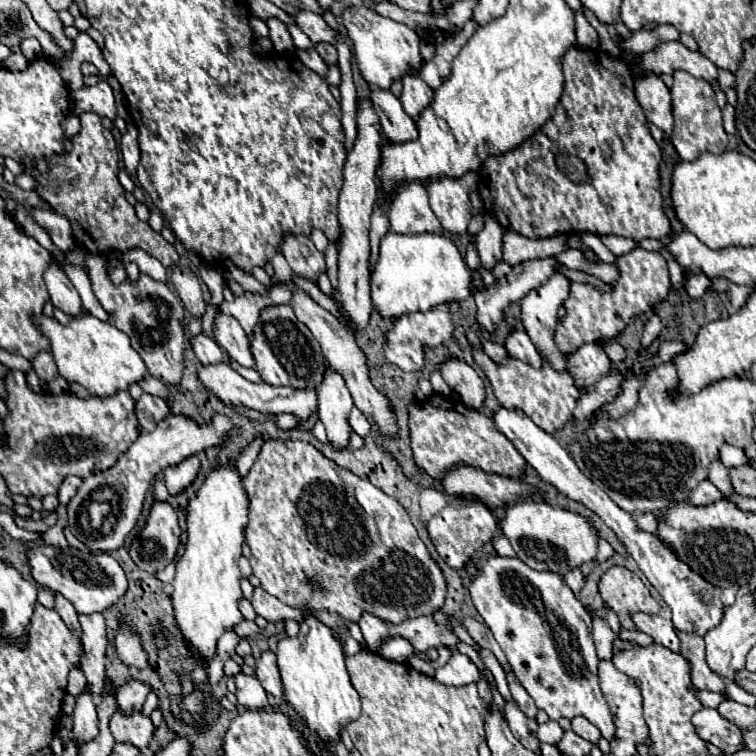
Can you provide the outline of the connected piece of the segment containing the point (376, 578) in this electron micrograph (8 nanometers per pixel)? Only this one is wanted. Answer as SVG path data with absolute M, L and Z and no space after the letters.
M286 440L286 442L266 442L262 444L262 450L258 454L258 460L254 462L250 474L244 478L244 490L248 494L248 524L244 526L244 538L246 544L252 550L250 564L254 570L254 576L262 582L262 588L282 600L284 604L292 608L310 608L310 610L328 610L330 614L338 614L348 622L358 622L364 612L374 614L376 618L390 622L390 624L400 624L408 618L418 618L418 616L432 616L436 610L442 608L444 598L446 598L446 578L436 564L436 560L430 556L428 548L420 540L416 528L410 522L408 512L390 496L386 496L382 490L372 486L370 482L358 478L350 470L344 470L330 462L326 456L322 456L312 444L300 442L300 440Z

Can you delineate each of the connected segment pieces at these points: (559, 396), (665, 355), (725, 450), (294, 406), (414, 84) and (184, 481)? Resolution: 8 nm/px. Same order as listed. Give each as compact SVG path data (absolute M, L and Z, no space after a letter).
M474 350L474 360L486 372L494 388L494 394L504 408L524 412L538 428L542 428L548 434L552 434L558 428L564 428L566 422L572 420L572 412L582 392L574 386L570 372L556 372L546 362L540 370L536 370L516 358L506 358L506 362L498 366L482 350Z
M678 340L666 342L666 344L664 344L664 350L660 350L660 362L656 362L656 366L670 362L676 354L680 354L680 352L684 352L684 350L686 350L686 346L684 346L682 342L678 342Z
M724 444L720 450L720 460L724 462L724 466L732 468L732 466L744 466L748 464L748 456L742 448L732 446L732 444Z
M220 362L216 366L202 366L198 372L200 380L204 382L204 386L214 392L222 402L226 404L236 404L236 406L246 406L258 412L266 412L266 414L292 414L296 416L300 422L306 422L312 414L318 412L318 398L316 398L316 390L314 388L304 388L304 390L296 390L296 388L286 388L286 386L270 386L266 382L254 384L248 382L246 378L242 378L236 370L230 368L230 364Z
M406 76L402 84L404 84L404 90L402 90L400 102L408 112L408 116L418 120L420 114L432 104L434 90L420 76Z
M198 456L186 458L184 462L180 462L180 466L170 466L168 470L164 470L164 482L170 496L182 494L196 480L198 472L200 472Z

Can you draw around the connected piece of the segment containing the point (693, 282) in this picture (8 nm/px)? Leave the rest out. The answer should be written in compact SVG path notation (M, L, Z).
M699 274L688 279L684 286L692 298L700 298L700 296L704 296L704 292L710 288L710 281L710 278L705 274Z

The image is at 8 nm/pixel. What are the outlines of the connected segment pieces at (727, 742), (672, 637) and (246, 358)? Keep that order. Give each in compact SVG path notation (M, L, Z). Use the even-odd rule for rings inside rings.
M702 708L694 714L694 726L700 738L706 742L718 746L726 754L734 754L742 750L742 734L728 722L726 718L720 718L720 714L714 708Z
M634 614L632 620L636 622L640 632L646 632L648 636L654 638L656 644L662 644L670 648L672 652L680 652L680 638L668 618L662 618L660 614Z
M220 314L214 322L214 332L212 338L230 354L232 360L236 360L244 368L254 368L254 358L250 352L248 336L238 324L234 316Z

